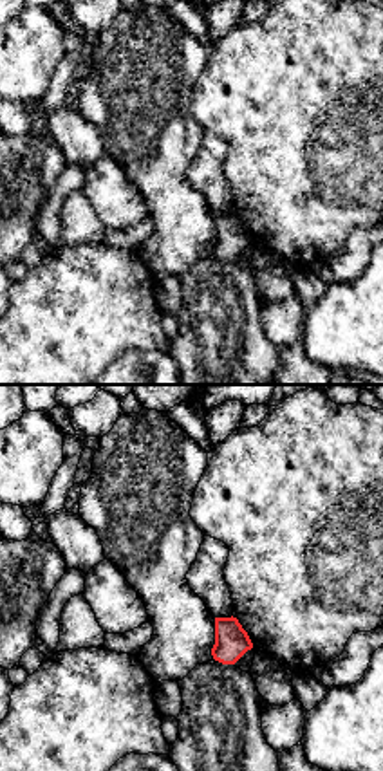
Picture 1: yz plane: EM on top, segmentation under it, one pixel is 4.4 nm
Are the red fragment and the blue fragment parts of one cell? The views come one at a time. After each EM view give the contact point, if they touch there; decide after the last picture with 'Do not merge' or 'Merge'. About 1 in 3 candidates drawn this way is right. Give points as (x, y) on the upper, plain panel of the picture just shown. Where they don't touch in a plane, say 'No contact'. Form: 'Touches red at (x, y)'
No contact

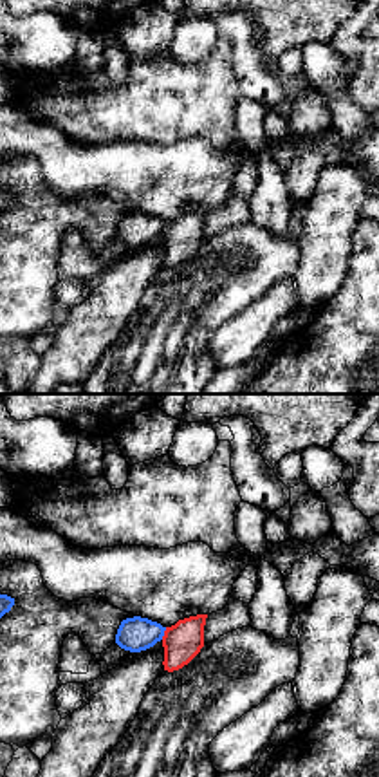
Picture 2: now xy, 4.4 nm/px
Touches red at (165, 228)

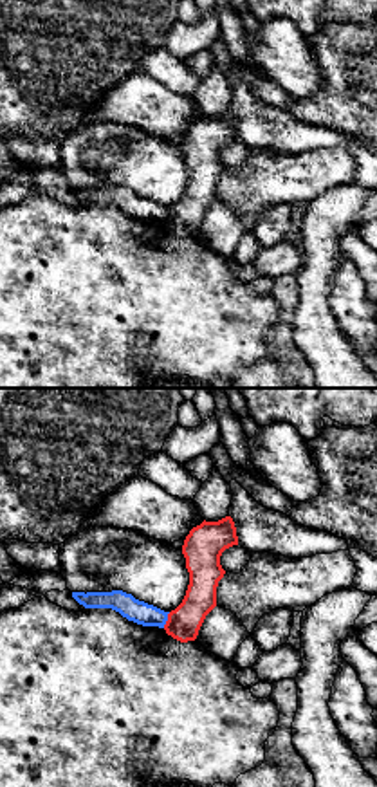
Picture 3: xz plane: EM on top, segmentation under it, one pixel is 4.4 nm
Touches red at (168, 215)

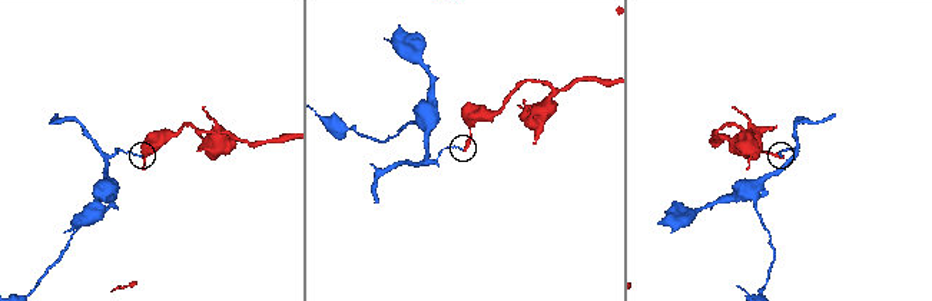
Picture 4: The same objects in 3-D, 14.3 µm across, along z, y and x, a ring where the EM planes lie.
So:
Do not merge

